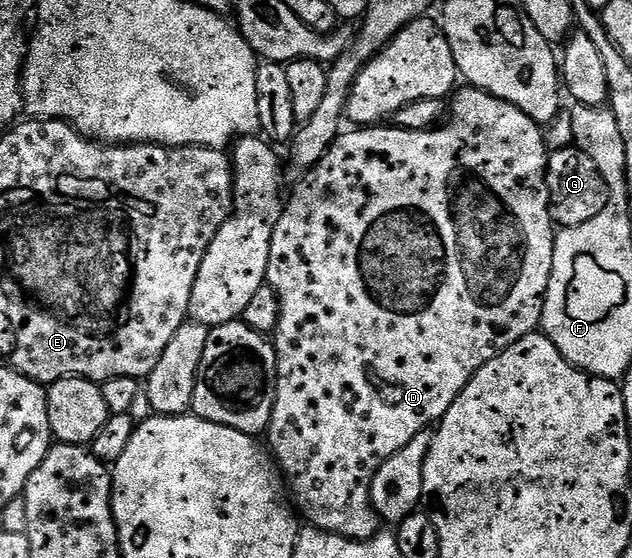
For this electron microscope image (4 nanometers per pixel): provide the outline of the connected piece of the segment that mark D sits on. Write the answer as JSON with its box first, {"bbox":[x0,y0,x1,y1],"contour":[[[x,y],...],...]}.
{"bbox":[266,86,557,540],"contour":[[[464,86],[464,89],[462,88],[451,97],[451,100],[453,100],[452,104],[450,100],[450,111],[447,113],[446,122],[441,123],[437,127],[429,128],[427,132],[423,132],[422,130],[406,130],[405,128],[395,126],[389,126],[389,128],[384,128],[388,126],[360,126],[352,130],[356,132],[341,131],[336,141],[330,146],[328,153],[315,166],[307,169],[301,175],[304,177],[301,178],[300,185],[293,190],[292,197],[289,200],[287,197],[278,218],[278,226],[274,226],[274,238],[270,242],[270,262],[268,263],[268,279],[266,284],[267,287],[275,290],[276,298],[280,301],[280,317],[276,323],[276,331],[274,333],[274,343],[276,346],[276,401],[274,402],[274,410],[272,411],[272,417],[268,423],[266,433],[266,439],[268,439],[269,444],[267,444],[267,447],[270,449],[271,455],[280,469],[287,487],[290,489],[291,499],[294,501],[299,515],[305,521],[308,519],[307,523],[311,527],[321,528],[324,532],[332,532],[335,536],[345,536],[347,540],[368,540],[371,536],[381,531],[382,521],[372,508],[372,479],[377,470],[390,457],[398,454],[398,450],[402,450],[402,446],[406,446],[406,442],[410,442],[417,434],[431,429],[433,425],[443,420],[444,415],[450,410],[450,406],[458,398],[460,391],[470,382],[470,378],[475,372],[482,370],[482,366],[486,366],[488,360],[493,360],[502,350],[514,346],[514,342],[526,338],[526,334],[535,332],[540,328],[540,319],[542,318],[542,310],[544,309],[544,295],[548,289],[550,270],[554,262],[554,242],[556,241],[557,234],[548,199],[548,182],[546,177],[548,174],[550,148],[544,145],[545,129],[541,125],[536,124],[534,118],[530,118],[521,108],[514,106],[510,102],[506,102],[502,98],[492,96],[490,93],[484,92],[481,88],[471,86]]]}

